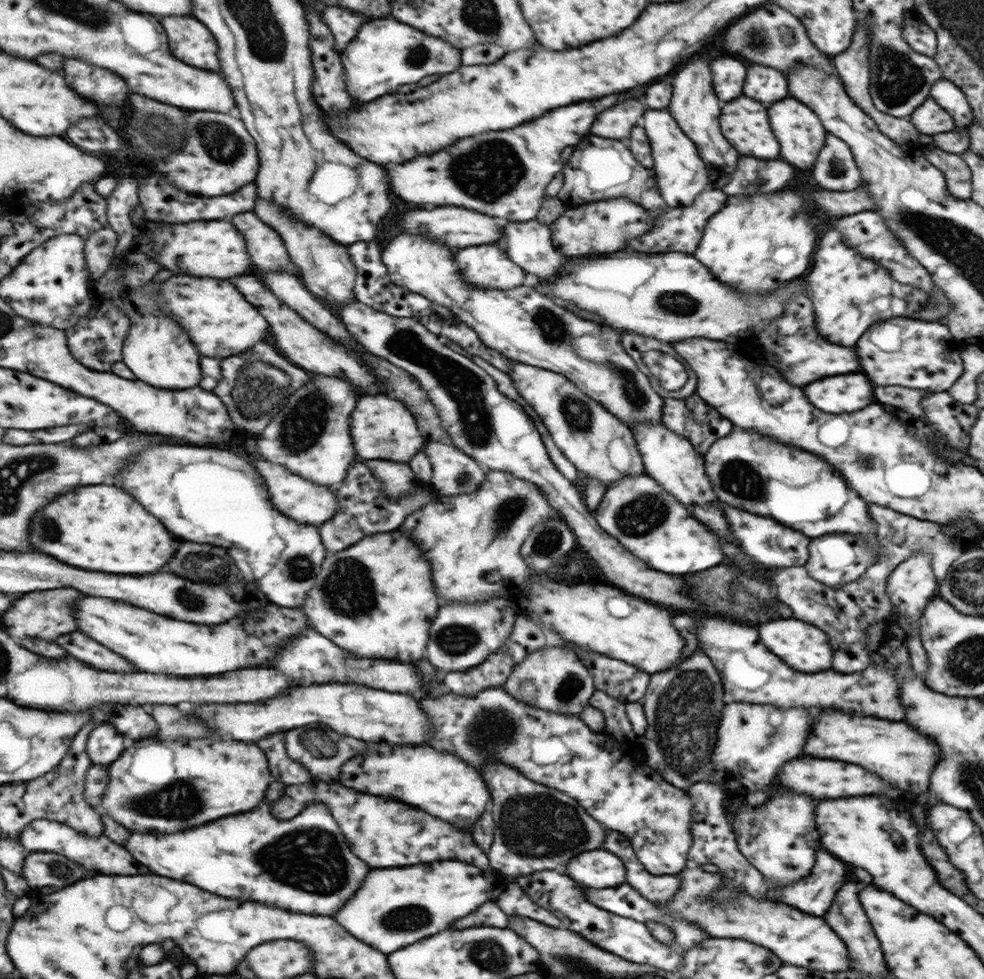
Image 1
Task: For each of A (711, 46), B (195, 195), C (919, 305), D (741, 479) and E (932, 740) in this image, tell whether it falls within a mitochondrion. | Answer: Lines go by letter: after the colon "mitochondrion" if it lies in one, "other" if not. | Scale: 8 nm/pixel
A: other
B: other
C: mitochondrion
D: mitochondrion
E: other

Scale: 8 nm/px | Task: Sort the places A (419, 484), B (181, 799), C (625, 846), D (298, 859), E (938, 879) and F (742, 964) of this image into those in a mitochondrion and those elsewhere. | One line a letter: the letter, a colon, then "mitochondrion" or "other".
A: other
B: mitochondrion
C: other
D: mitochondrion
E: other
F: mitochondrion

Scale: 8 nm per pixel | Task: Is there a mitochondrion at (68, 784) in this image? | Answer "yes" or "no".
yes

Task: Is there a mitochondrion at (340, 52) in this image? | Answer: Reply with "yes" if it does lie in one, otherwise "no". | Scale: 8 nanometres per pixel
no

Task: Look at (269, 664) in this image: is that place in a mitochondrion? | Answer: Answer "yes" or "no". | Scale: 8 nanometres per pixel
no

